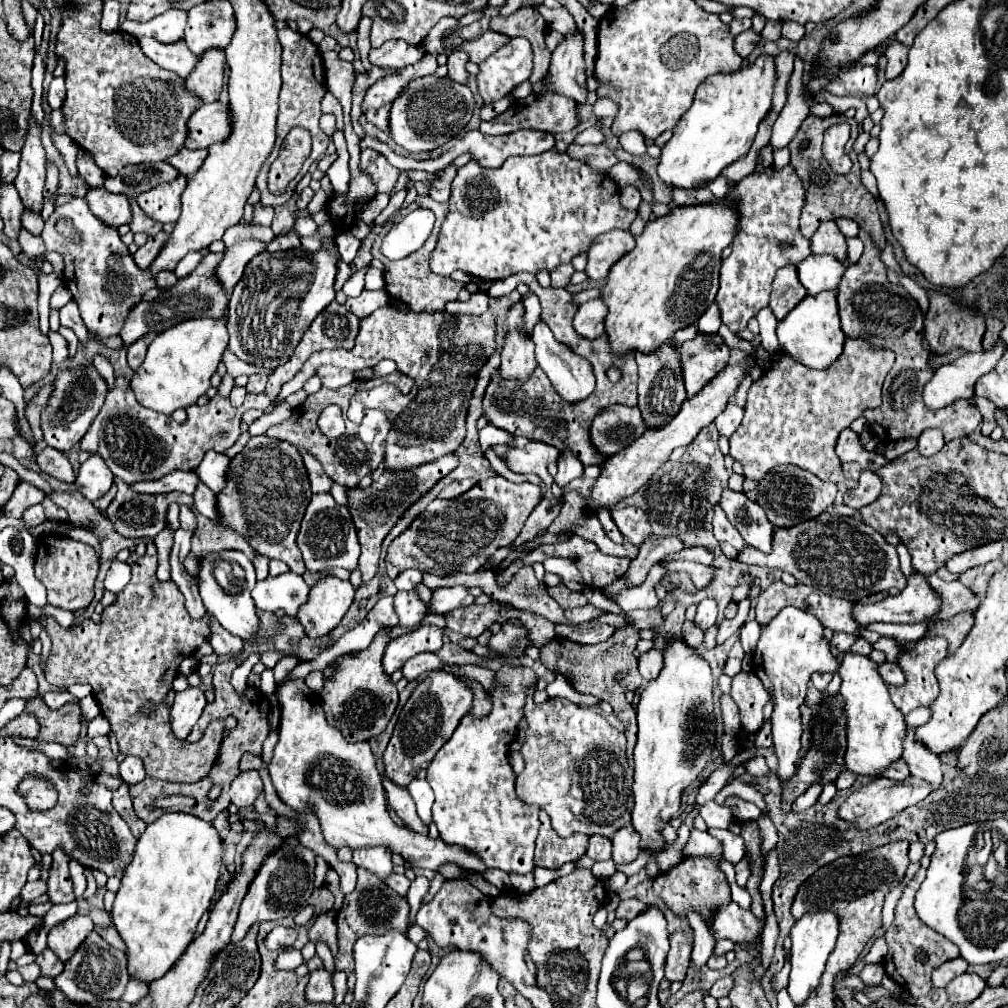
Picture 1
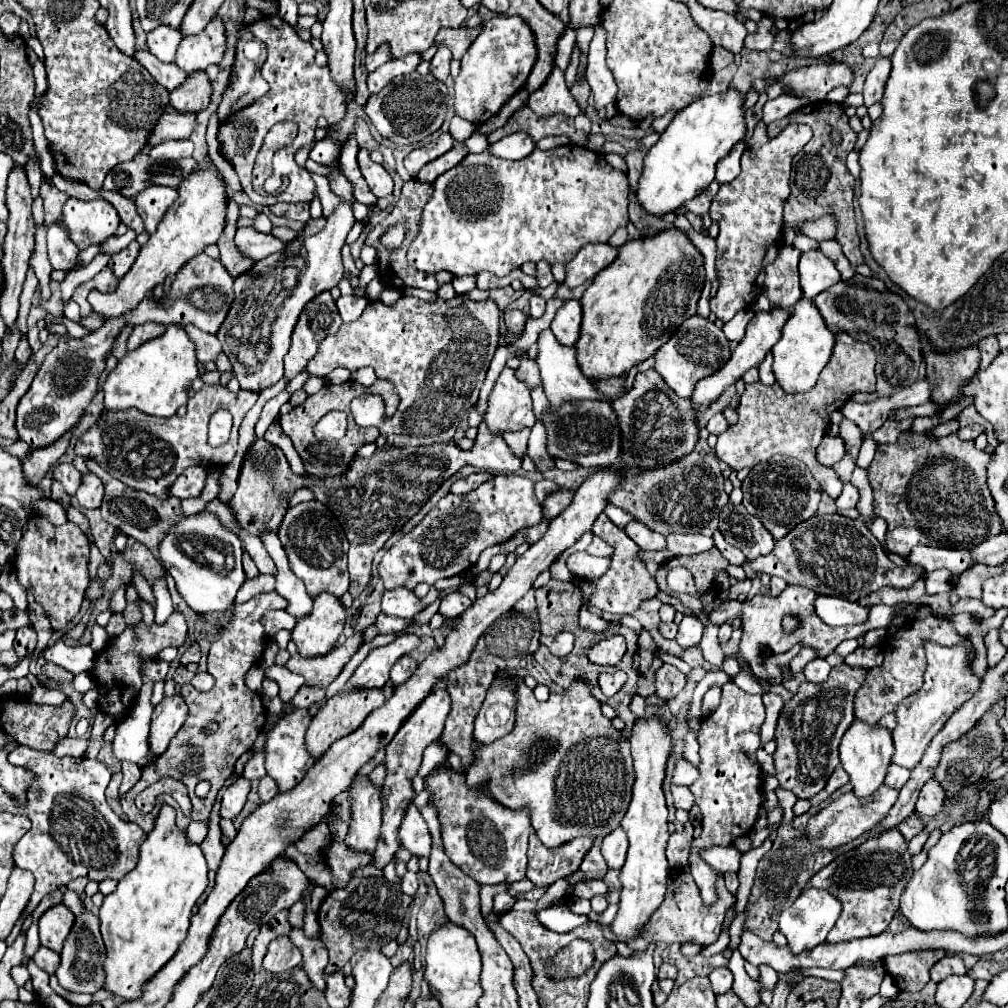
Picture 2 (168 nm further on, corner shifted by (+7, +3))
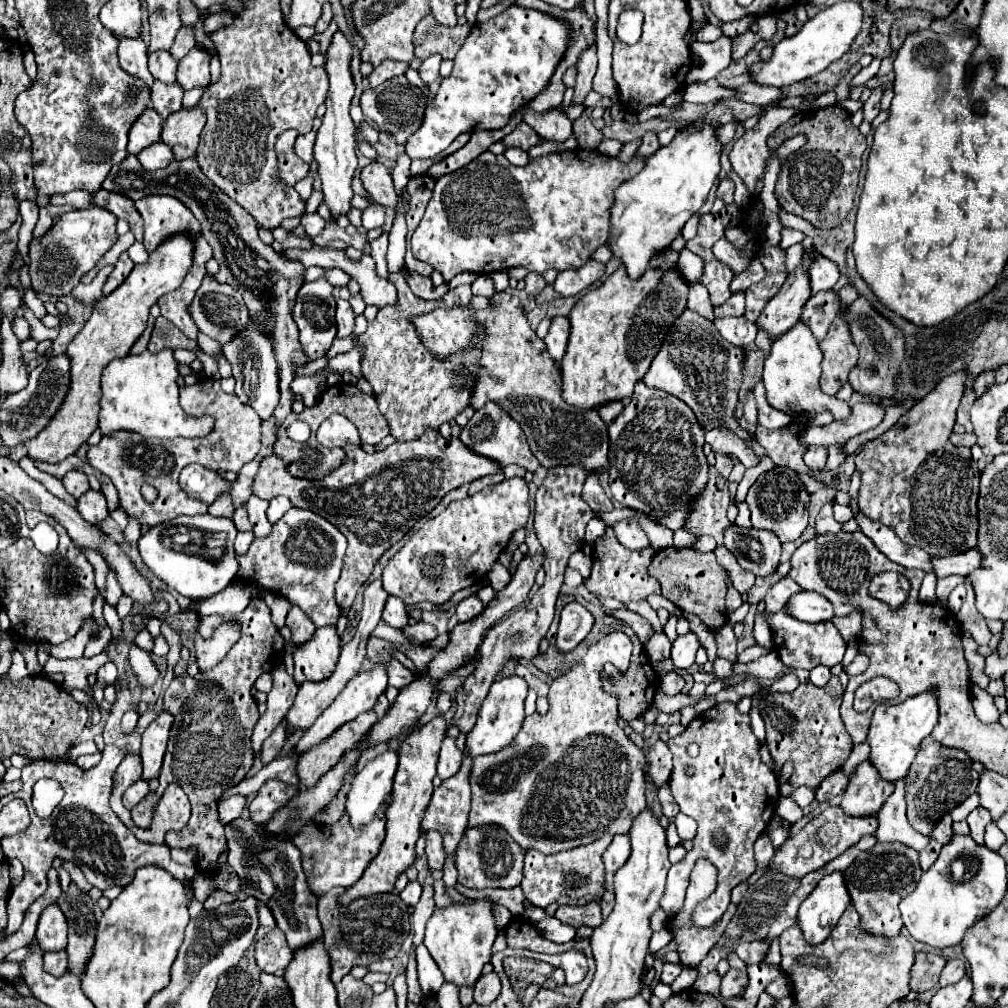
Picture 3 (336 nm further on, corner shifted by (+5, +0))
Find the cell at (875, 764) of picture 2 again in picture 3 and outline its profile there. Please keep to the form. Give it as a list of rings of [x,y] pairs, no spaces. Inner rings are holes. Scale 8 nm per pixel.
[[[863,761],[849,779],[841,799],[841,809],[851,817],[877,815],[881,803],[885,803],[885,799],[893,793],[893,787],[895,783],[881,779],[877,769],[869,761]]]

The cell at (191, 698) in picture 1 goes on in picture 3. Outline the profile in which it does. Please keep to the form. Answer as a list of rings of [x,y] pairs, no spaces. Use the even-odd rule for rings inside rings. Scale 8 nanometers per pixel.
[[[163,711],[143,733],[143,747],[141,747],[141,757],[143,757],[141,779],[143,781],[151,781],[151,779],[159,777],[171,723],[173,723],[173,717],[167,711]]]

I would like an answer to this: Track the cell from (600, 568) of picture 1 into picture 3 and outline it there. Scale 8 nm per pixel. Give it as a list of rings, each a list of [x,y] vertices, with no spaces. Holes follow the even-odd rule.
[[[575,551],[569,557],[569,567],[577,569],[585,579],[591,575],[591,557],[587,557],[583,551]]]

